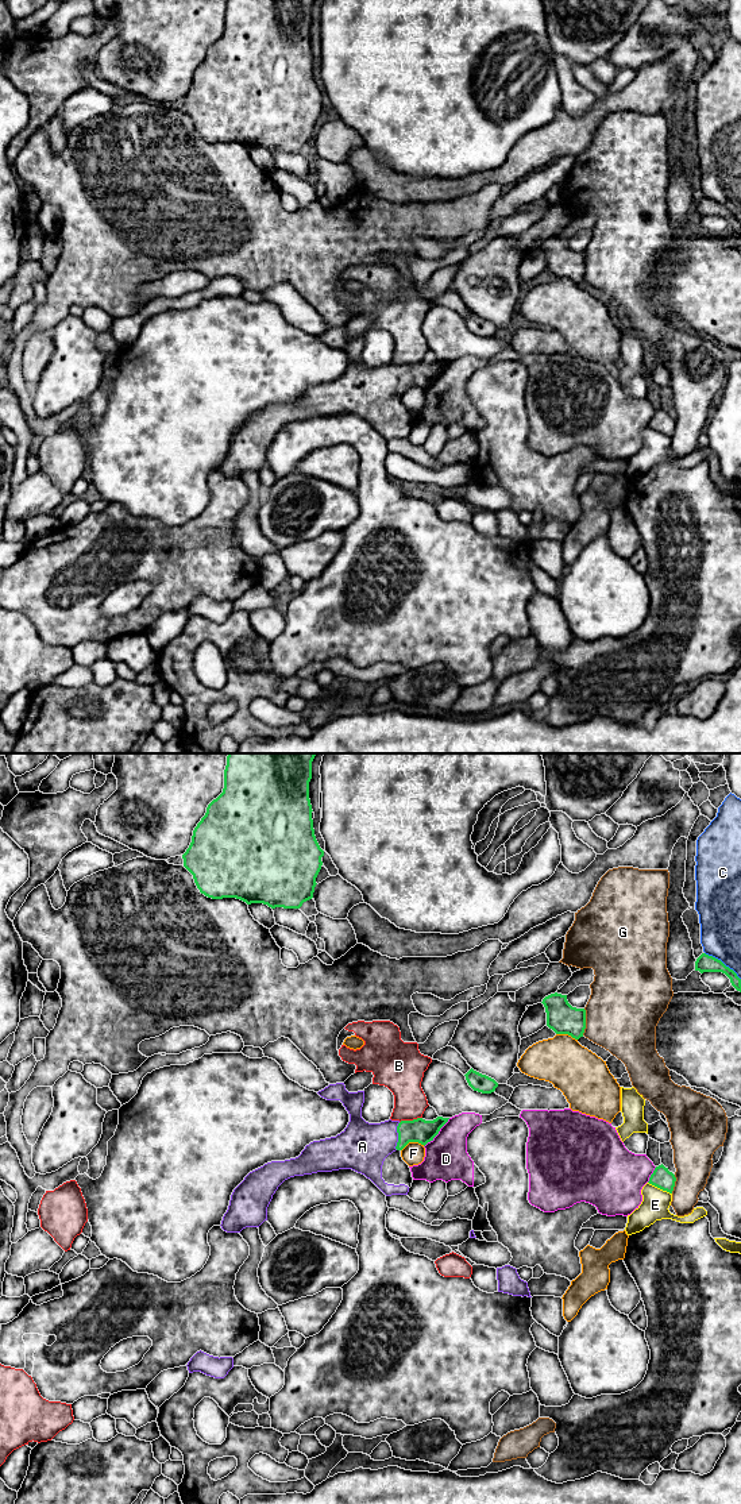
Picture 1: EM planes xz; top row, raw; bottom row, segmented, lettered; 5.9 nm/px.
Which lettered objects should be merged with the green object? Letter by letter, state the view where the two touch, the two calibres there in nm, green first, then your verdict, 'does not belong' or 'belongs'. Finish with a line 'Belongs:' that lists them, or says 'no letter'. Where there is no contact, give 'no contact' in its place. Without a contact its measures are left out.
A: xz | 140/300 nm | belongs
B: xz | 140/200 nm | does not belong
C: xz | 110/240 nm | does not belong
D: xz | 140/260 nm | does not belong
E: xz | 120/170 nm | does not belong
F: xz | 140/140 nm | does not belong
G: xz | 180/440 nm | does not belong
Belongs: A

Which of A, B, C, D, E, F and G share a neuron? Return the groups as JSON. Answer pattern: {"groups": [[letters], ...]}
{"groups": [["A"], ["B"], ["C", "F"], ["D"], ["E"], ["G"]]}

